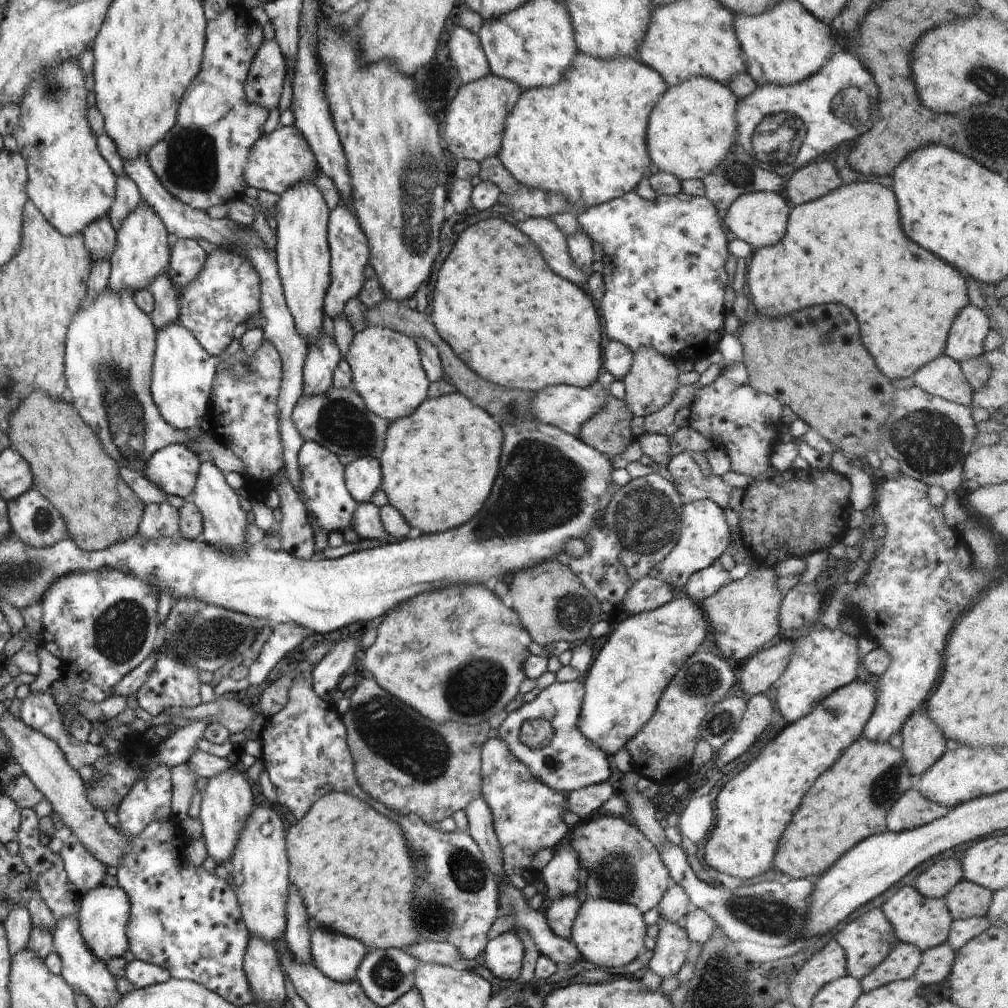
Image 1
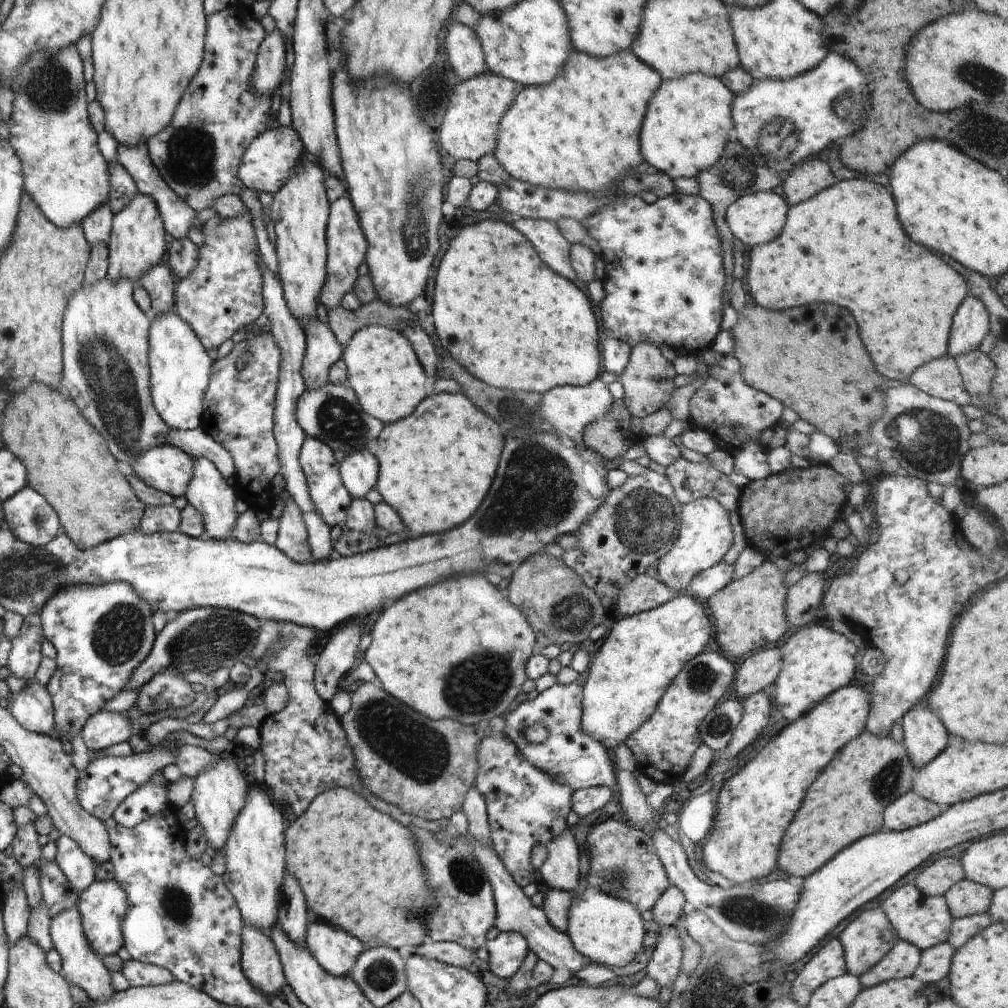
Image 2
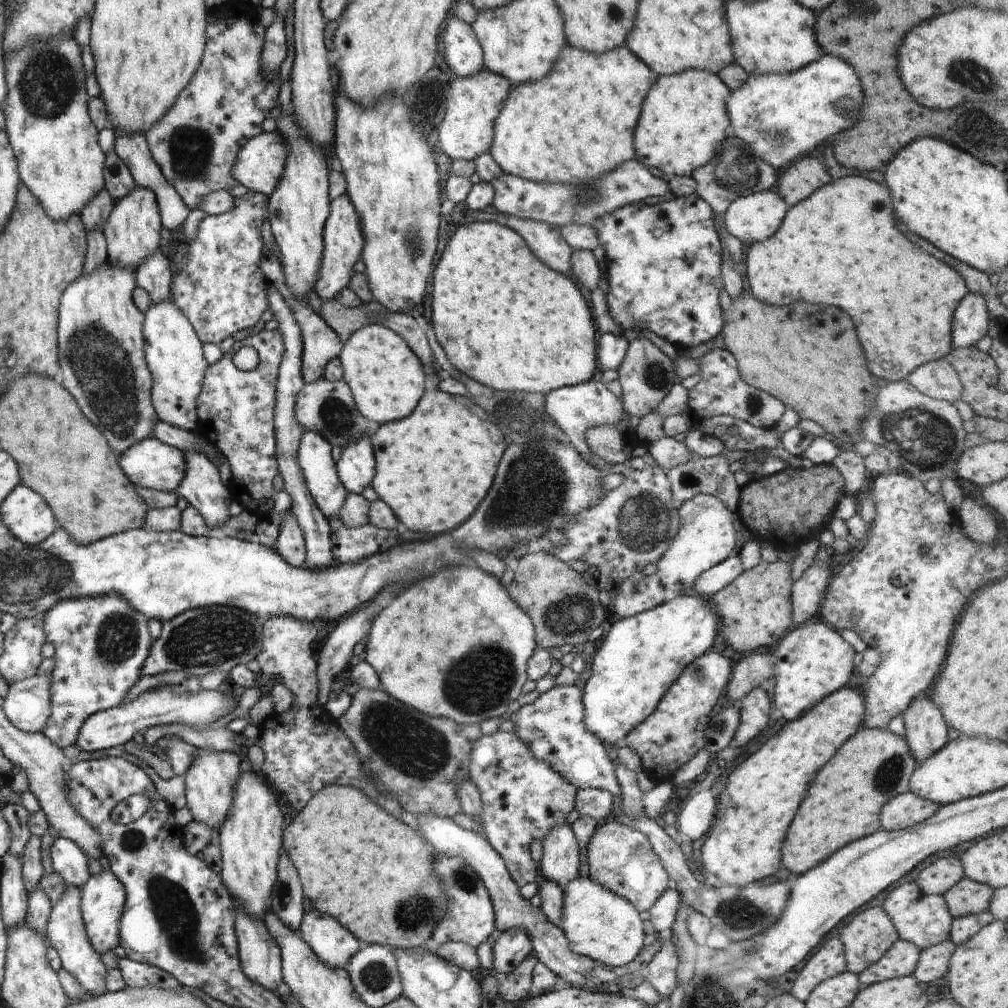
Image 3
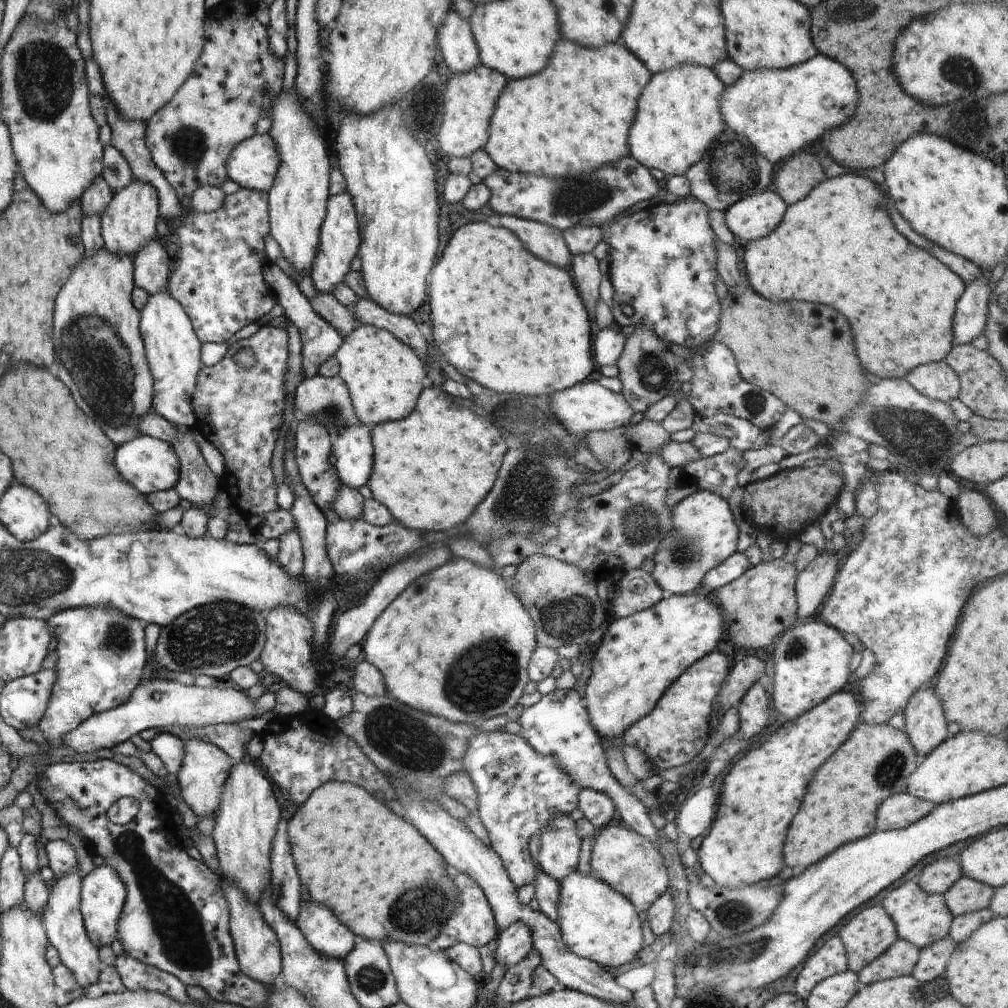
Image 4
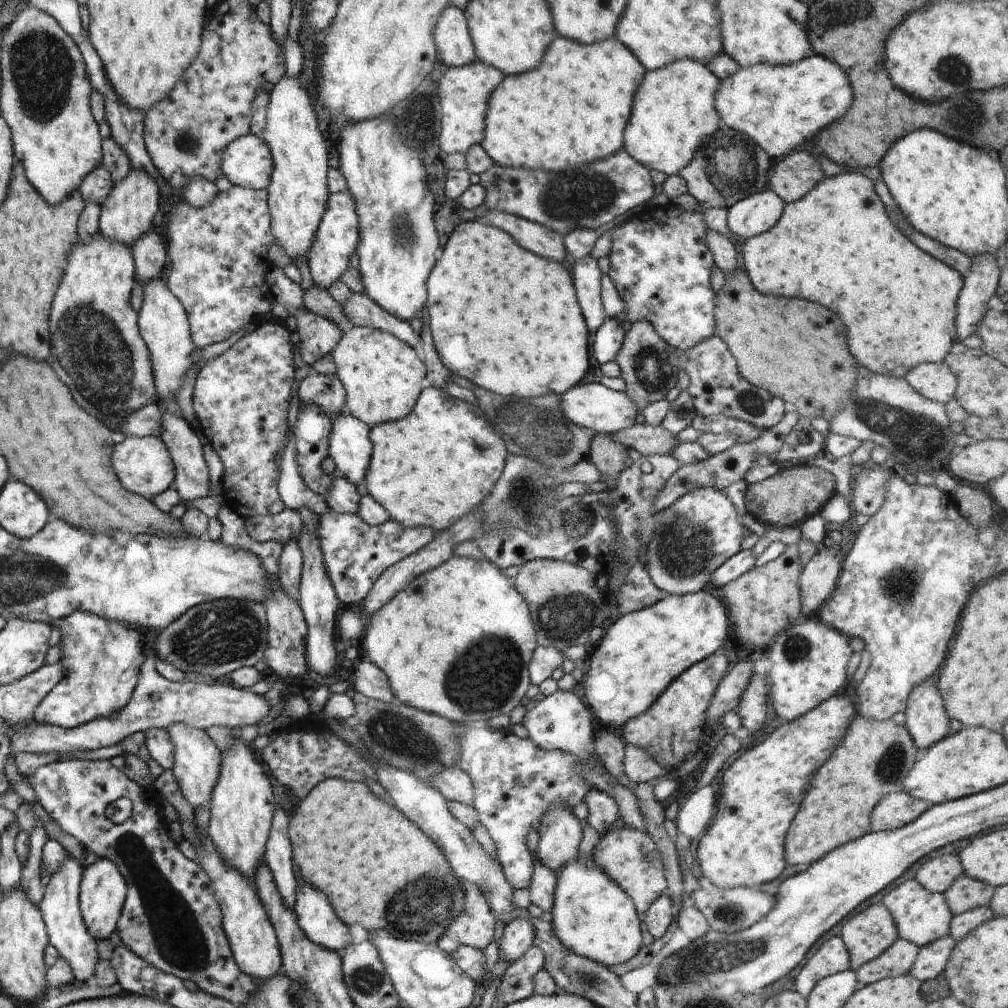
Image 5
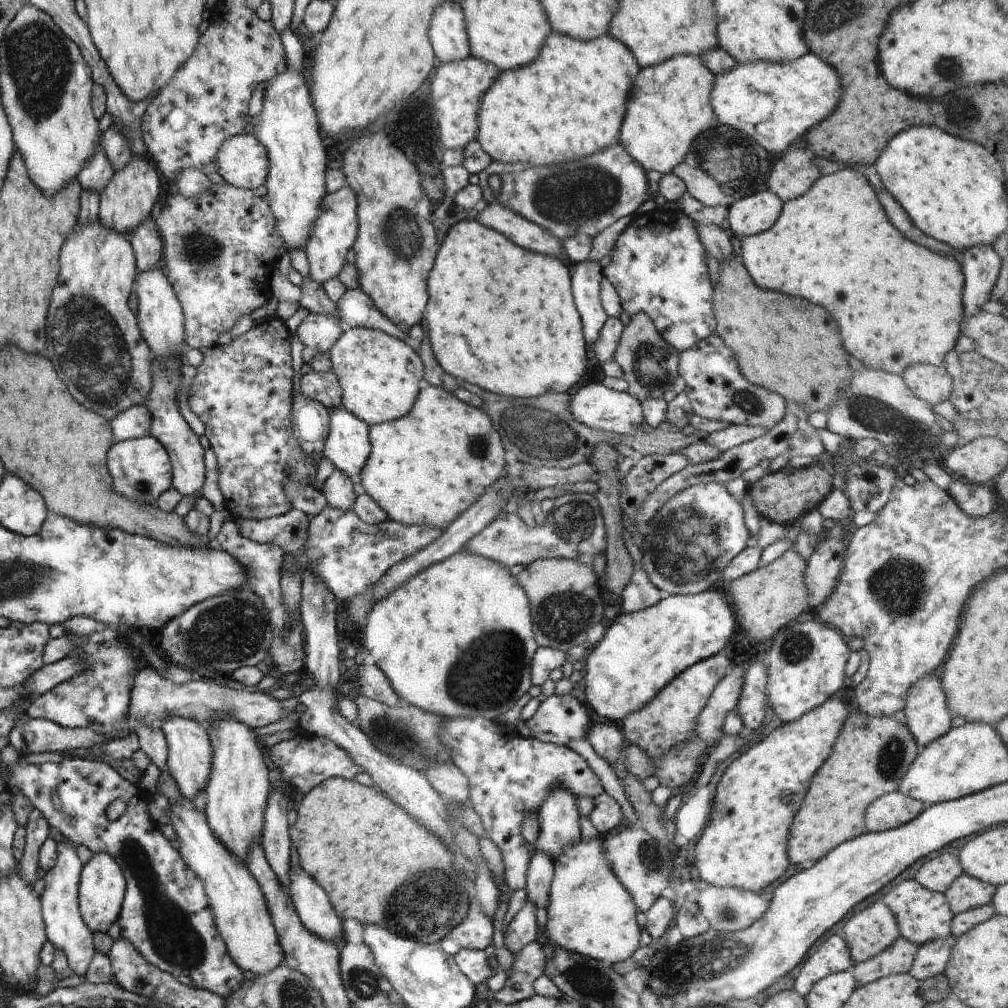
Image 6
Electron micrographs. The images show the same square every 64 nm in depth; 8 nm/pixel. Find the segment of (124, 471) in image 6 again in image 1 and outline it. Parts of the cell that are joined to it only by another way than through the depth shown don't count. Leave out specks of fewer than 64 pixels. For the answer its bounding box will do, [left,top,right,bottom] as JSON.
[146,444,201,501]

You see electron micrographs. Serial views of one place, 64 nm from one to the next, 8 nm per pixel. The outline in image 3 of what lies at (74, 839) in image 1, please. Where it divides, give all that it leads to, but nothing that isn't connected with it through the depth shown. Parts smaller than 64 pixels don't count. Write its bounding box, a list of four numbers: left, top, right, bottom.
[50,836,91,888]

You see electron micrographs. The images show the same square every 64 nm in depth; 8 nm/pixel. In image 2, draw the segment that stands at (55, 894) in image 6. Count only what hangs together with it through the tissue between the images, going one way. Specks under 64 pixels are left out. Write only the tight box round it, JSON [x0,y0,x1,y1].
[49,905,116,1003]

